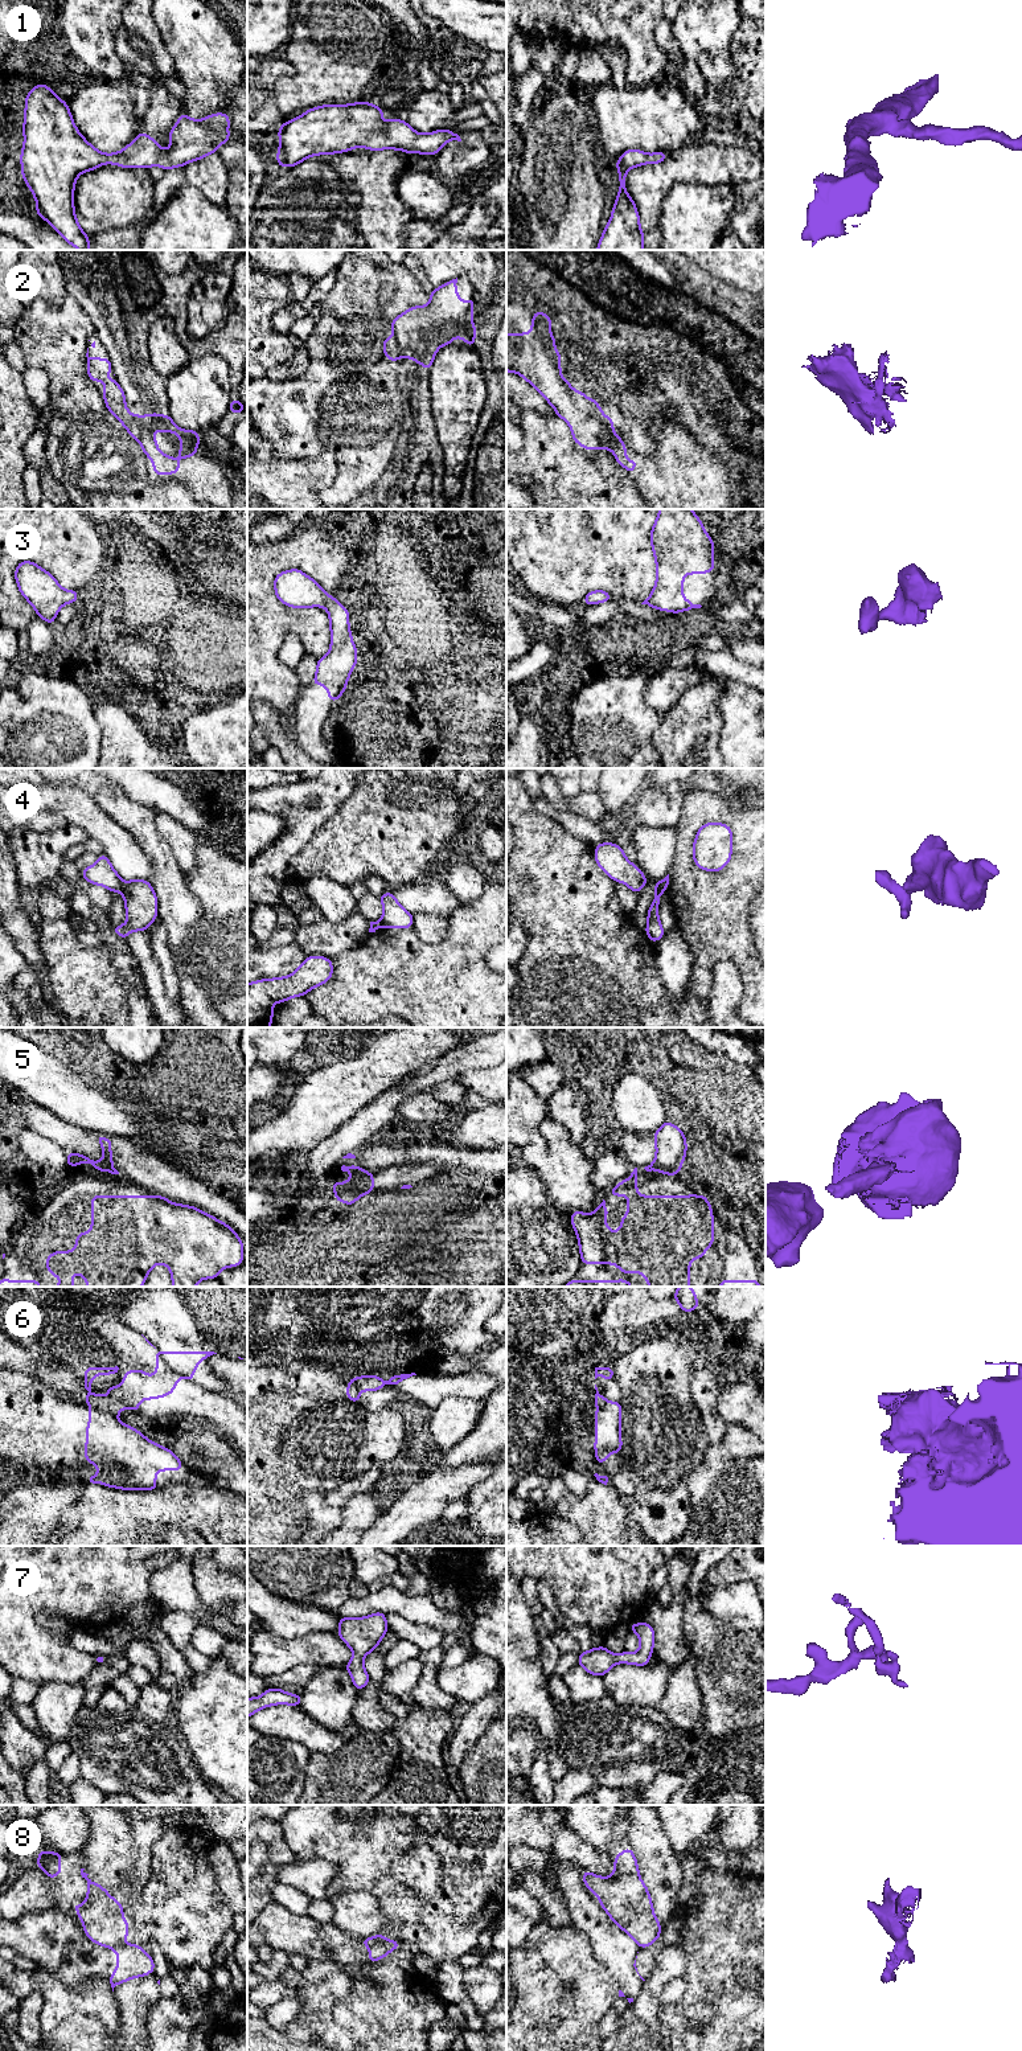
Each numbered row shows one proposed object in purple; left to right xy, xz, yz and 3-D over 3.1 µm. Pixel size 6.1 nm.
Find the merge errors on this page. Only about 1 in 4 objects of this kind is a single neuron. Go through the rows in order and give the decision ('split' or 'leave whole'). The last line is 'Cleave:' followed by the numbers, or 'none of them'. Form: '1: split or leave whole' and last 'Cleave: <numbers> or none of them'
1: leave whole
2: split
3: leave whole
4: split
5: split
6: split
7: leave whole
8: split
Cleave: 2, 4, 5, 6, 8

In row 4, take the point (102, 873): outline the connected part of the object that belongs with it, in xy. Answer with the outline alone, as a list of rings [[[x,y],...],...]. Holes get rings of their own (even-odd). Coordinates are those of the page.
[[[103,853],[94,865],[82,870],[82,878],[93,885],[104,886],[114,893],[120,893],[124,885],[110,860]]]

